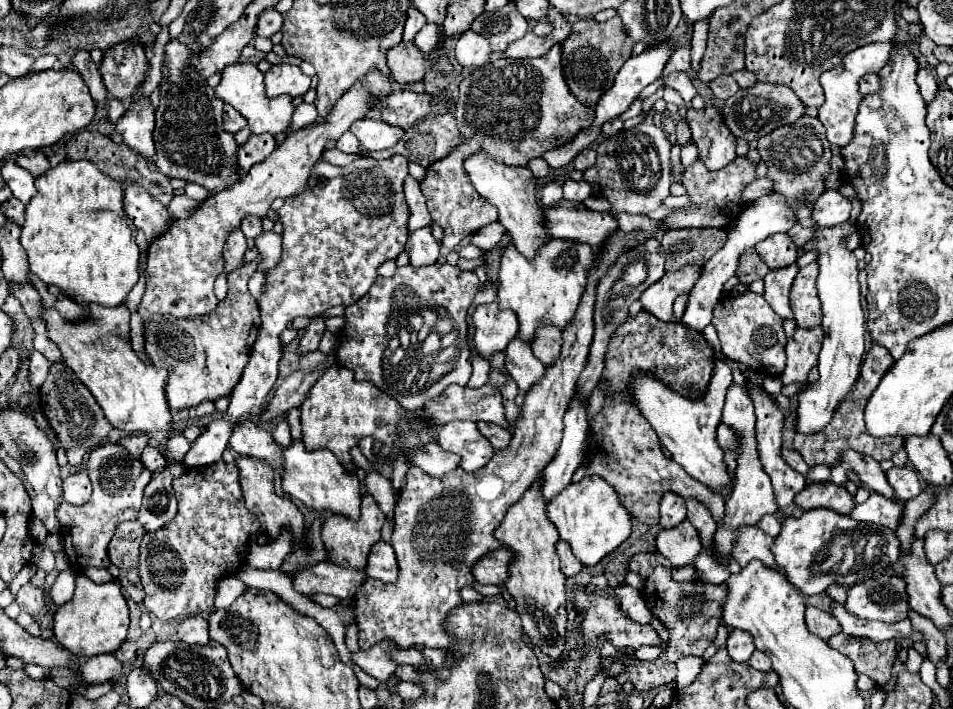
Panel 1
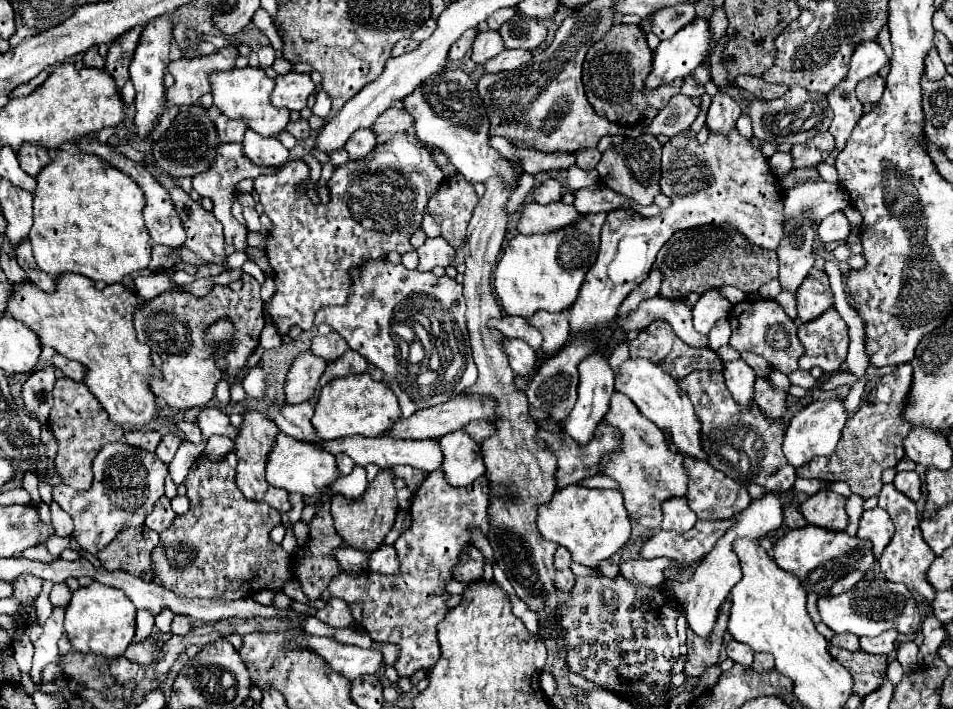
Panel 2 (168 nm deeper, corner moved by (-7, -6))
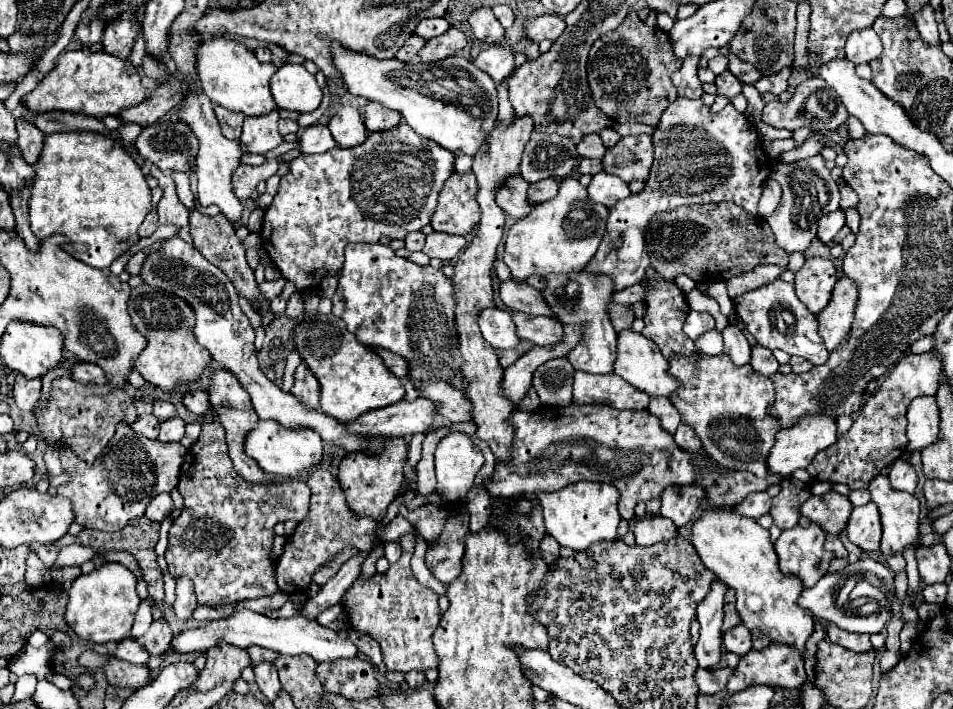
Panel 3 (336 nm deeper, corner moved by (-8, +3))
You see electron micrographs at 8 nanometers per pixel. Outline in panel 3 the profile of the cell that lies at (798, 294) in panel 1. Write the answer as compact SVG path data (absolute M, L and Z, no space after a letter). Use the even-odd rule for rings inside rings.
M812 257L806 259L804 267L796 273L796 295L810 309L810 313L820 313L832 295L838 281L838 269L830 259Z

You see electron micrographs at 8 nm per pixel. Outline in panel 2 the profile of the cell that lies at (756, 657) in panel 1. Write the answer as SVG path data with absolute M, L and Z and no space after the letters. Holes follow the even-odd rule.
M755 652L755 660L753 660L753 666L751 666L755 672L769 672L775 668L775 662L773 662L773 656L765 654L765 652Z

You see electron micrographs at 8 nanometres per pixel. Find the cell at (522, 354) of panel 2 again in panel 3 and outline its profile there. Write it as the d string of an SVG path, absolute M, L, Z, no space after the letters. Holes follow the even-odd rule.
M498 307L480 311L478 325L484 339L496 349L514 349L520 343L520 337L516 335L516 327L510 313Z

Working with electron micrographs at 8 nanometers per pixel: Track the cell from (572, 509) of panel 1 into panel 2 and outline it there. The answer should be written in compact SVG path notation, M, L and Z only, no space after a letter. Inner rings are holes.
M567 486L557 490L551 502L539 508L537 528L545 540L565 546L571 552L573 562L585 566L599 566L599 562L613 556L631 534L631 522L623 506L621 492L585 486Z

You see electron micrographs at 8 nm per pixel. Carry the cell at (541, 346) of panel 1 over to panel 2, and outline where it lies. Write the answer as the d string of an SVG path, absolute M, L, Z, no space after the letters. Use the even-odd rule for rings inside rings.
M535 312L531 318L527 318L531 326L535 326L543 334L543 352L559 350L567 338L569 338L569 322L565 314L553 314L553 312Z

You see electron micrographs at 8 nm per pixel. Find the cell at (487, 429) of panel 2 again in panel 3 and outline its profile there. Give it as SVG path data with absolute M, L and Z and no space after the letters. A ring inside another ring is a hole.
M444 381L422 383L422 397L440 403L442 407L438 409L438 413L452 423L464 423L472 419L472 403L464 395L464 391Z

